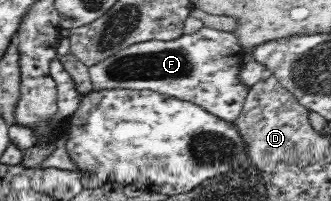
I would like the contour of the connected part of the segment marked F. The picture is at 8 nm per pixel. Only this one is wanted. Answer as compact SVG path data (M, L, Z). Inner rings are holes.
M202 27L192 34L182 34L176 40L147 40L119 51L89 67L94 91L112 88L152 90L200 105L228 122L234 123L238 118L249 89L237 77L244 66L245 50L234 33Z

